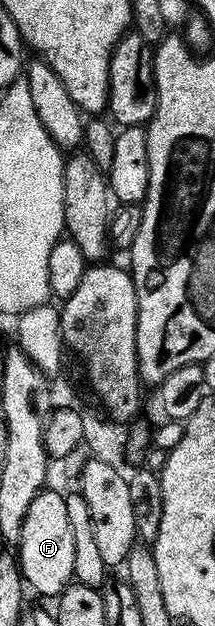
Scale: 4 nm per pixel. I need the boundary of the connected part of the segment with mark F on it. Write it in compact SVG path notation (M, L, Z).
M44 488L28 504L28 516L24 516L22 539L16 543L16 557L25 585L50 600L71 585L76 560L76 544L72 544L72 523L68 520L68 504L65 497L51 488Z

